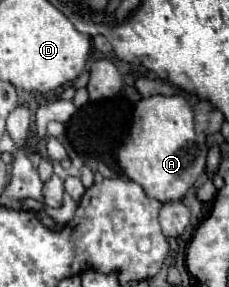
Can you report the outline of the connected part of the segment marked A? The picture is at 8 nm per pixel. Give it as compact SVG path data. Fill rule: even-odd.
M150 96L142 98L134 108L134 124L126 142L118 148L118 162L124 174L138 182L146 194L156 196L160 202L178 202L206 168L206 154L206 136L194 132L194 114L188 102L182 96Z

